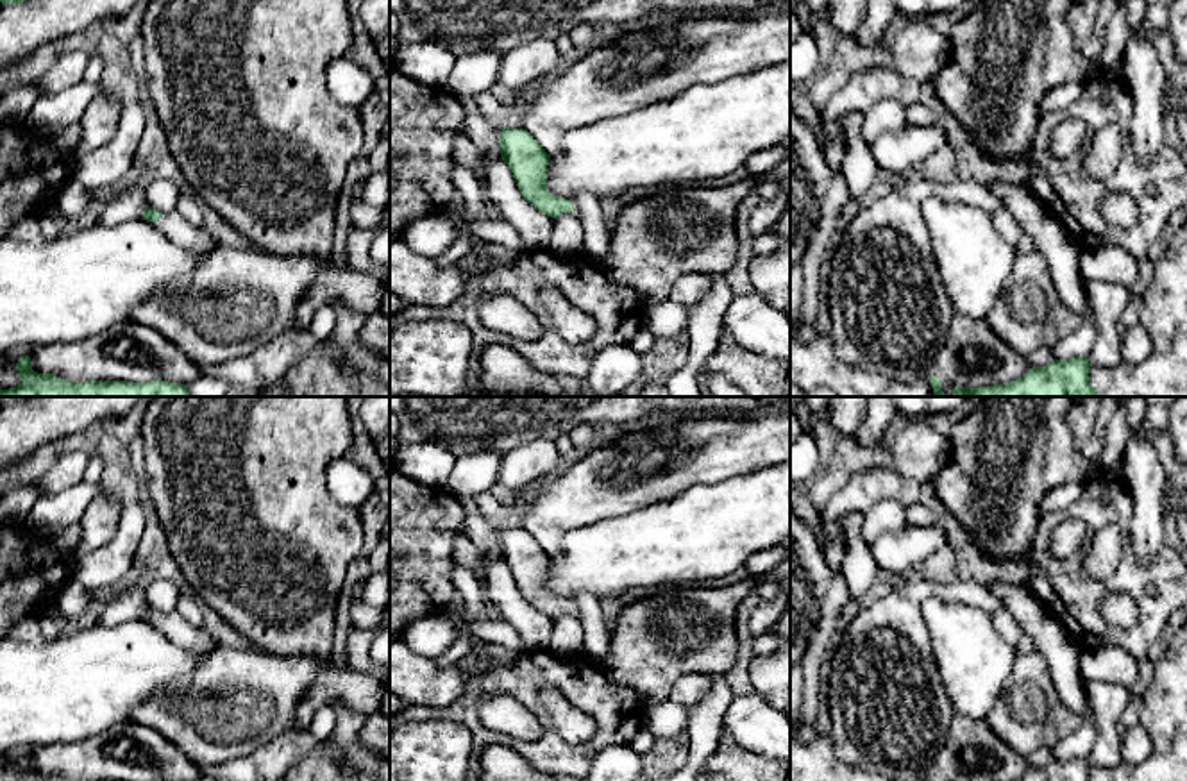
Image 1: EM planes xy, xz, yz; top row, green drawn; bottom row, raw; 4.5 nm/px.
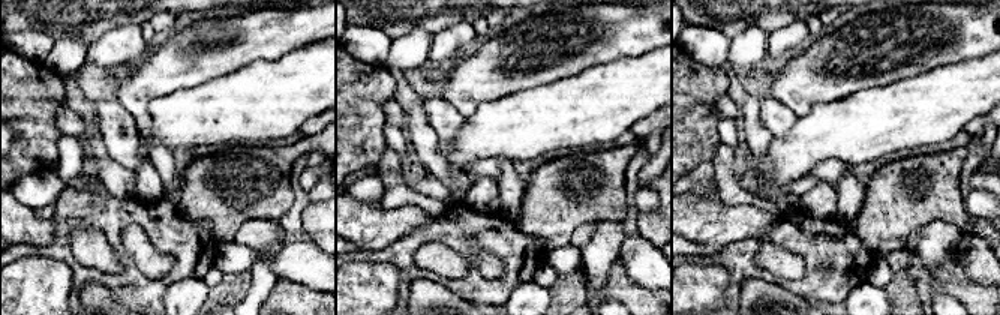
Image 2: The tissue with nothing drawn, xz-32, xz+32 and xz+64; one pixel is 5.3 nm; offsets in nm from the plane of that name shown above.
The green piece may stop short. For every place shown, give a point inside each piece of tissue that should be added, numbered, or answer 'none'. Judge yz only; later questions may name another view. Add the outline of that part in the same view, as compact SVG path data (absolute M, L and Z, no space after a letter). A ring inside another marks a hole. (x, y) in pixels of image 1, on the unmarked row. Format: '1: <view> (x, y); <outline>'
none

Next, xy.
1: xy (172, 626); M164 615L156 622L157 629L173 642L197 651L198 654L211 654L220 643L204 629L193 629L181 620L179 615Z

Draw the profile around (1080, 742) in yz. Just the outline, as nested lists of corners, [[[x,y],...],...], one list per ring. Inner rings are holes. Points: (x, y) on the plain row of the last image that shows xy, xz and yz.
[[[1089,710],[1078,729],[1053,747],[1053,760],[1087,756],[1094,747],[1096,735],[1096,722]]]

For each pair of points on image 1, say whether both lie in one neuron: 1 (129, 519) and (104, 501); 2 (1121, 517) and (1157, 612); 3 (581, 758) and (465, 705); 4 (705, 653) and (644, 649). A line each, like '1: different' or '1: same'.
1: different
2: same
3: same
4: same

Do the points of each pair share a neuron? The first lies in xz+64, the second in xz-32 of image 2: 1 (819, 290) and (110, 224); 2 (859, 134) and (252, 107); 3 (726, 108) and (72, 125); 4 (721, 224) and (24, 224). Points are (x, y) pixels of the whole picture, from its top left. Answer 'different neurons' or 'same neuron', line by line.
1: same neuron
2: same neuron
3: same neuron
4: same neuron

